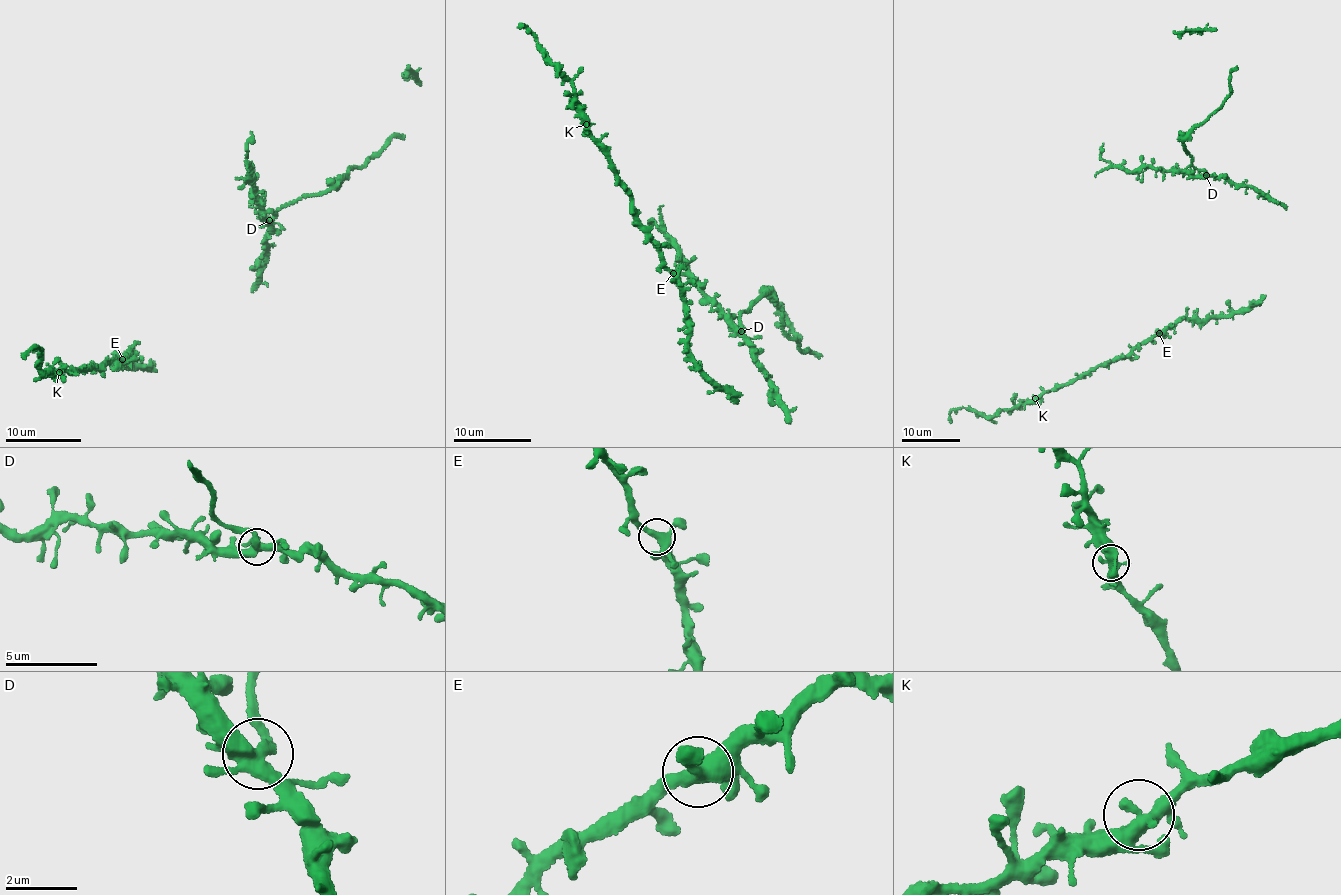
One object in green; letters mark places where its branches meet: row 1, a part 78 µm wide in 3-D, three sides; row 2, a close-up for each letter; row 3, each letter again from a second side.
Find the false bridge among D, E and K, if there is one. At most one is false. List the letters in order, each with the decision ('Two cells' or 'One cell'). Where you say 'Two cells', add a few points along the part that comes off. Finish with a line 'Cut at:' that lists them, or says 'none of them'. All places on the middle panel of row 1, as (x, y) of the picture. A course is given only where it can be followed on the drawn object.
D: Two cells. Course of the part to remove: (741, 331), (740, 315), (770, 291), (780, 307), (788, 337), (795, 338), (803, 351), (806, 348), (820, 355)
E: One cell
K: One cell
Cut at: D

